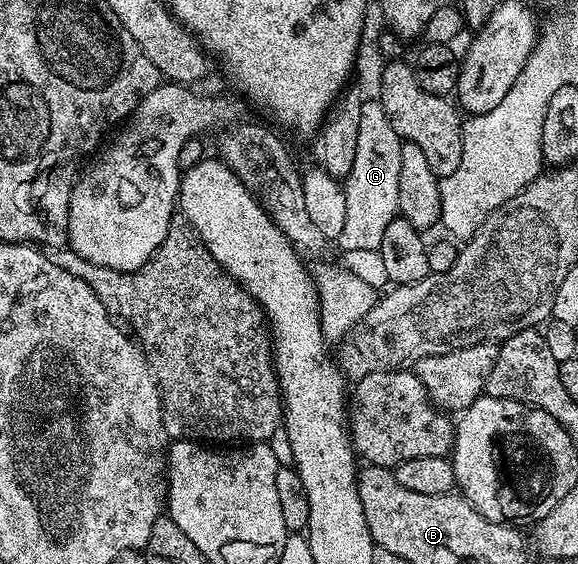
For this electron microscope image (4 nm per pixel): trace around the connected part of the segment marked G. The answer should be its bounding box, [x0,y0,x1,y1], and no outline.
[336,99,404,252]

